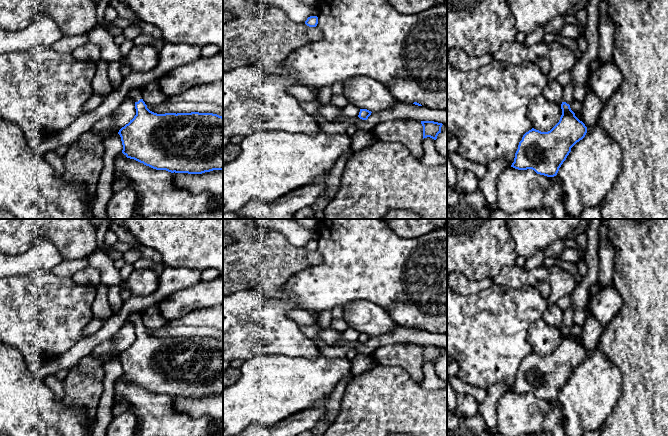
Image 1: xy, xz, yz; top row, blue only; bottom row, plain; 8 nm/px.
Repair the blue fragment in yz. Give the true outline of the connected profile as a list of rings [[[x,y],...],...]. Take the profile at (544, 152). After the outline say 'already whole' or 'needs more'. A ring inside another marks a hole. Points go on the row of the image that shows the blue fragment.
[[[572,82],[563,88],[562,115],[550,131],[541,132],[532,128],[523,135],[511,167],[518,170],[532,169],[547,177],[557,175],[571,148],[587,133],[587,127],[575,116],[569,105],[574,99],[573,89]]] | needs more

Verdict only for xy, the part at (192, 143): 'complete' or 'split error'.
split error

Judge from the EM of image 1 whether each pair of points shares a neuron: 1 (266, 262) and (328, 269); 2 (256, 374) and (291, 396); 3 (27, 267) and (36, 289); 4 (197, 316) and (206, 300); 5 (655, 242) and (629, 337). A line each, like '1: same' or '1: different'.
1: different
2: same
3: different
4: different
5: same

